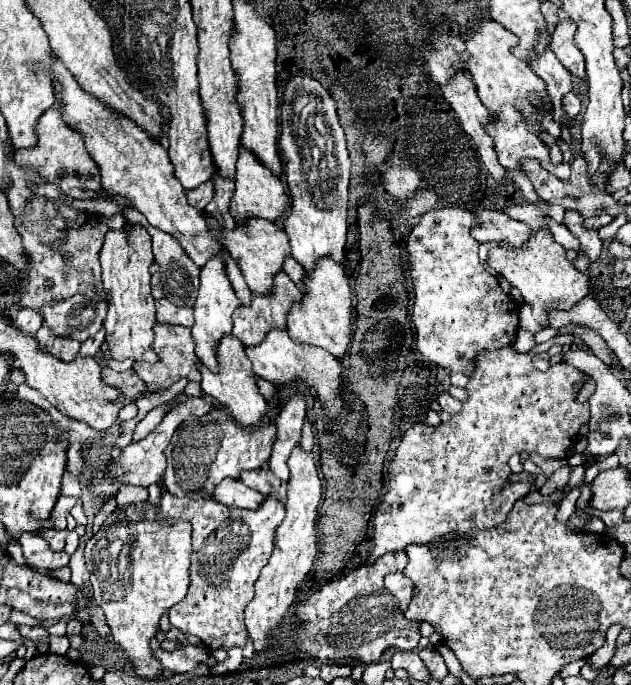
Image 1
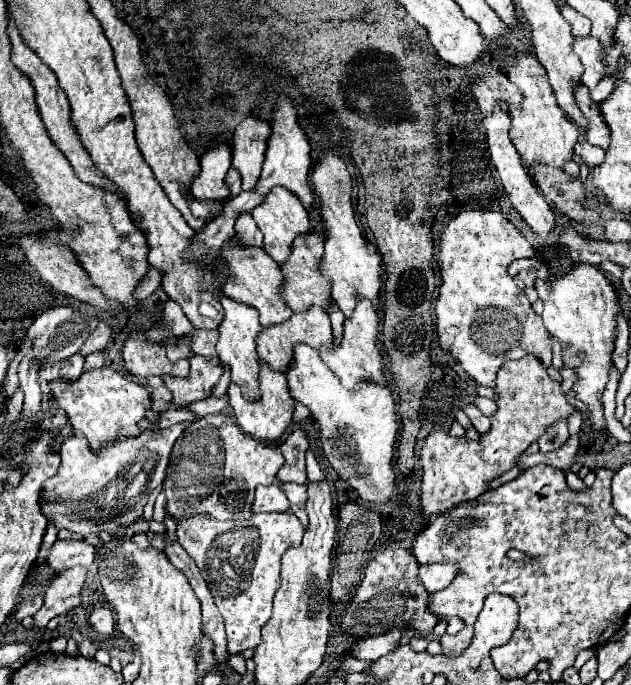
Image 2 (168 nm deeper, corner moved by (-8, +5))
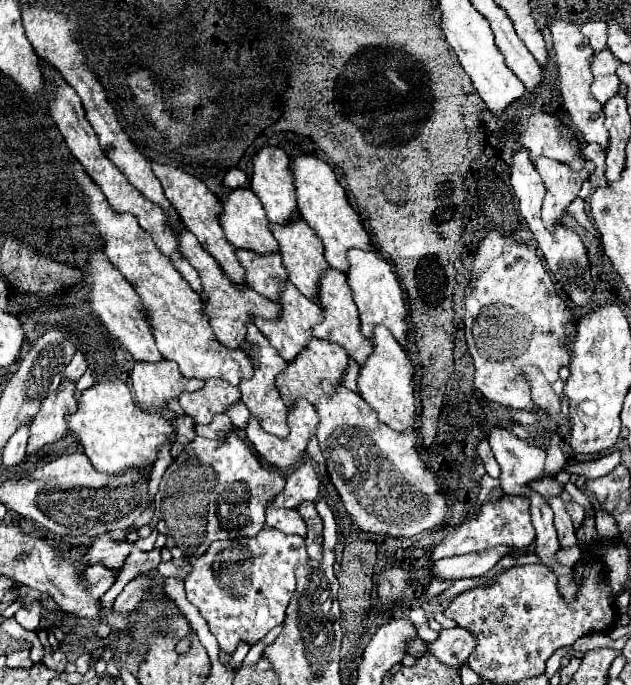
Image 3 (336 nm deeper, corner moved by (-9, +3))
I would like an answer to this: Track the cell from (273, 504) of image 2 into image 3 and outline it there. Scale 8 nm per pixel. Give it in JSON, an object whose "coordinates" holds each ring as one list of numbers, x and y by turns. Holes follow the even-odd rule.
{"coordinates":[[272,502,266,506,266,524,274,526,286,534,306,536,306,524,294,508,276,508]]}

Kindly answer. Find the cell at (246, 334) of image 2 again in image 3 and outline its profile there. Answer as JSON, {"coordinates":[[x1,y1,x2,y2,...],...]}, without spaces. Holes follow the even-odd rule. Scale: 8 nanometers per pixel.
{"coordinates":[[248,322,246,324,246,344,252,344,256,348,250,348,250,352,246,354,254,354,254,360,258,358,258,364,254,366,254,376,250,380,242,380,240,382,240,392,242,392,242,402,248,406,248,410,260,418,260,424,264,426,264,430,268,430,270,434,276,434,276,436,286,436,288,434,288,426,286,426,286,406,284,402,280,400,280,394,278,394,278,388,274,386,274,374,278,374,278,370,282,370,282,366,286,364,286,360,278,354,278,350,274,350,274,346,270,346,268,338,264,334,260,334,260,330]]}

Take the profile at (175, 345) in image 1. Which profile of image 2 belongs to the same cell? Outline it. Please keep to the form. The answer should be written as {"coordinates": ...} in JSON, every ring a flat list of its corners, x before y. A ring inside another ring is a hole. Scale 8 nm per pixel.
{"coordinates":[[193,356,189,378,163,376,163,382,171,390,173,402,177,406,189,406,197,400,209,398,221,374,223,374,223,366,217,360,205,360,203,356]]}

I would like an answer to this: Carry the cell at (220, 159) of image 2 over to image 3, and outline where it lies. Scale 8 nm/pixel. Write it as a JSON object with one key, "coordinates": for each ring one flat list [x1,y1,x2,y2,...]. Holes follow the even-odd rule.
{"coordinates":[[230,190,220,198,222,210,218,222,230,244,262,252,278,252,278,242,270,236,268,218,252,190]]}

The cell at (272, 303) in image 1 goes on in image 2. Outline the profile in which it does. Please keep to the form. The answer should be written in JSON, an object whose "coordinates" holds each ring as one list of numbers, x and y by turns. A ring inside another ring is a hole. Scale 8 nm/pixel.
{"coordinates":[[313,306,307,312,293,314,291,320,283,322,283,324,263,328,263,332,257,336,257,352,259,352,259,358,265,360,265,364,269,364,269,368,285,374,285,368,289,368,289,360,293,358,293,348,297,344,307,344,307,346,319,350,319,348,331,348,331,342,333,342,333,334,331,334,329,316,321,308]]}

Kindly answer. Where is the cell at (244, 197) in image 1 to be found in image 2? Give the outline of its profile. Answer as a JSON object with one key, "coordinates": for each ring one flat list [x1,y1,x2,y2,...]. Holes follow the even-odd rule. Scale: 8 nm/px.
{"coordinates":[[273,188,263,204,255,206,253,212,251,212,253,220,257,222,259,230,263,232,263,242,265,242,265,252,277,262,277,264,285,264,285,260,289,258,289,248,293,246,293,240,297,236,303,236,305,232,311,232,311,226,309,226,309,214,307,210,303,208,301,200,289,192,287,188]]}

